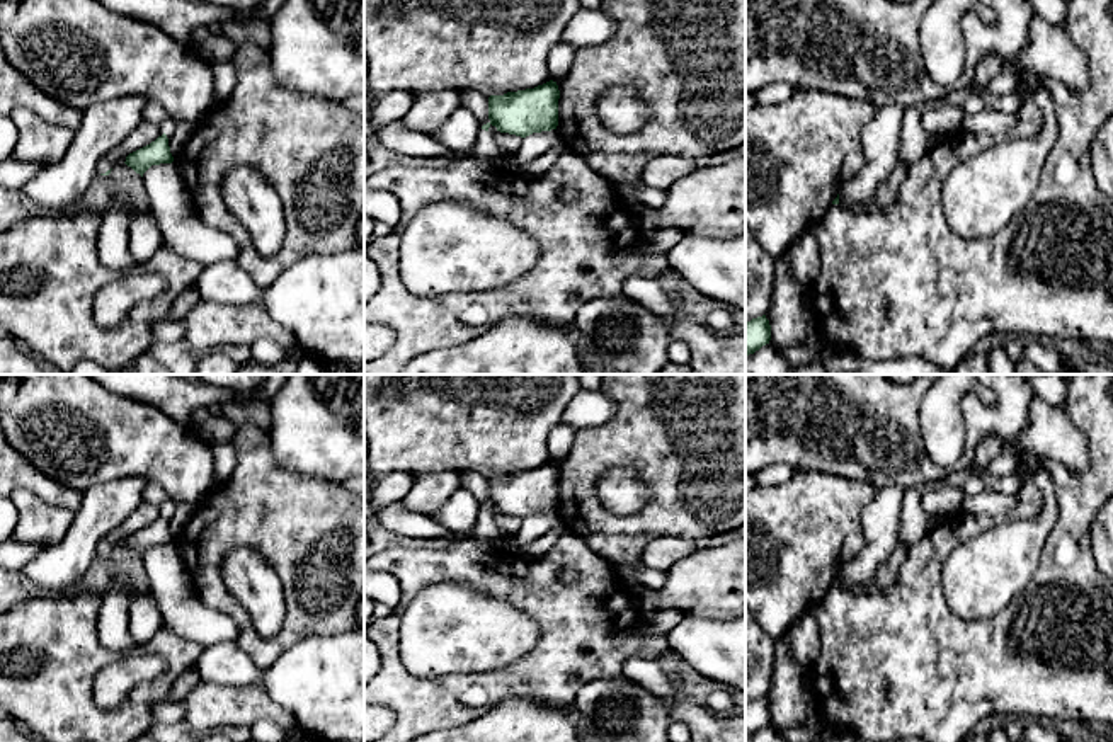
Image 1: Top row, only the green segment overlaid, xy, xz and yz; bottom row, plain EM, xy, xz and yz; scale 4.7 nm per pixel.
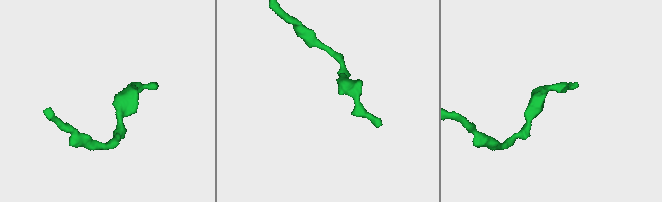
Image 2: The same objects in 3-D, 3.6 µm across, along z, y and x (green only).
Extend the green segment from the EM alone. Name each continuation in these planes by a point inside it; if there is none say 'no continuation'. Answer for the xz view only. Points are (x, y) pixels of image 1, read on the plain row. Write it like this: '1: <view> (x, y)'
1: xz (485, 531)

